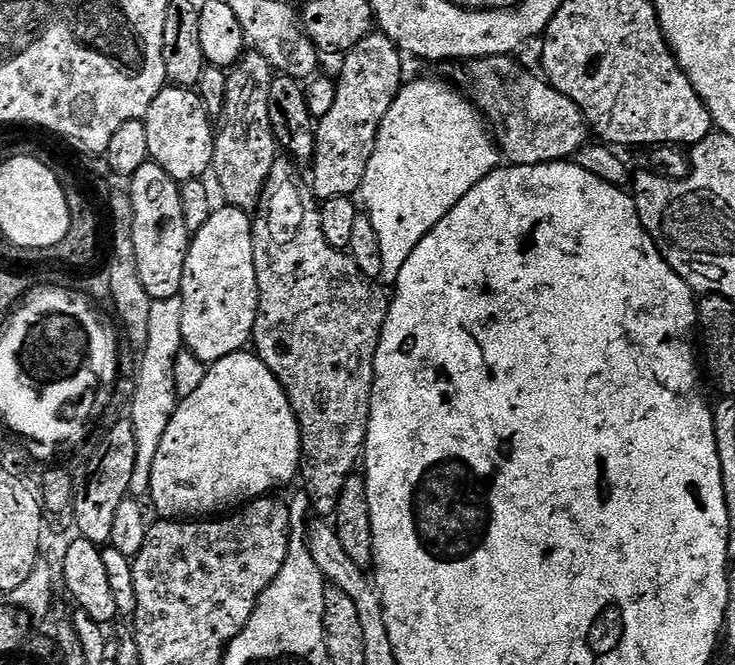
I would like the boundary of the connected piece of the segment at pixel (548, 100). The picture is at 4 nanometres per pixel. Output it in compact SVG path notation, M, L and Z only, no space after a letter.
M494 56L473 63L471 68L476 88L484 92L484 104L497 120L501 138L516 147L515 163L549 164L575 157L590 140L589 125L580 105L552 87L543 75L535 76L514 61L512 56Z

